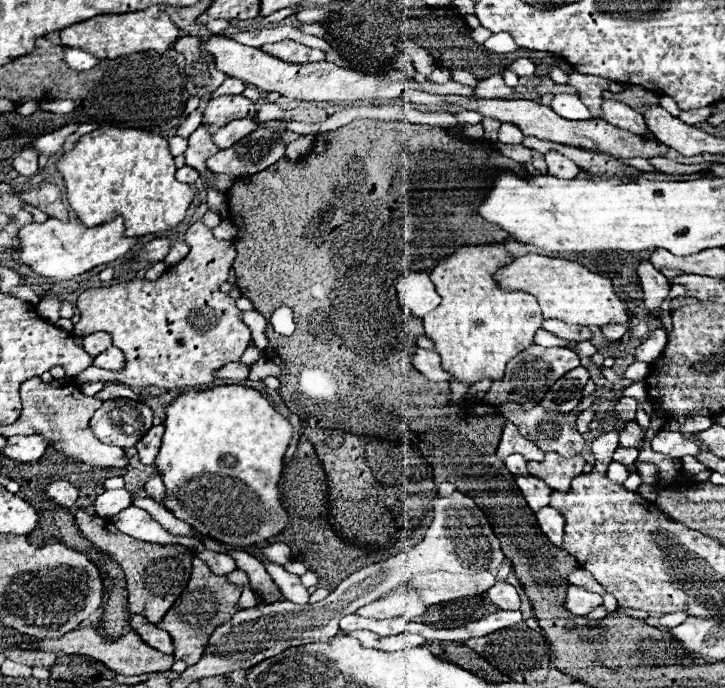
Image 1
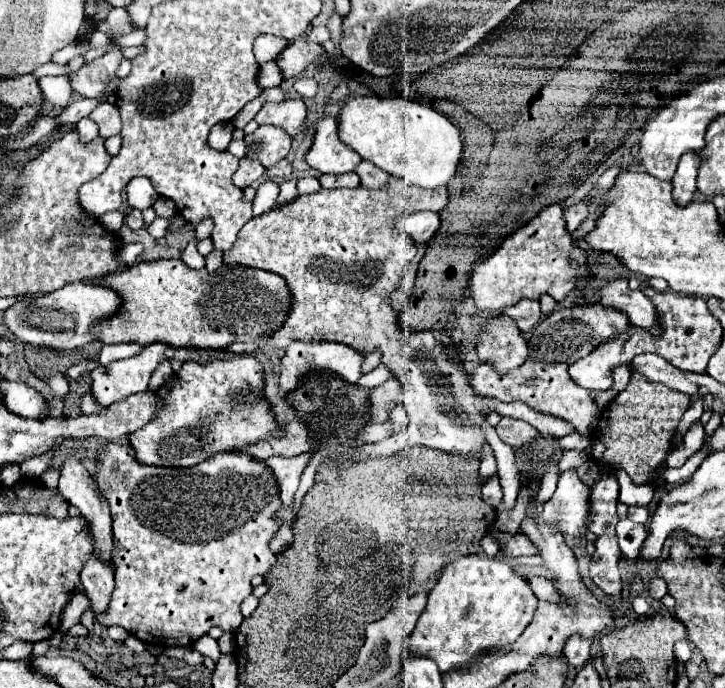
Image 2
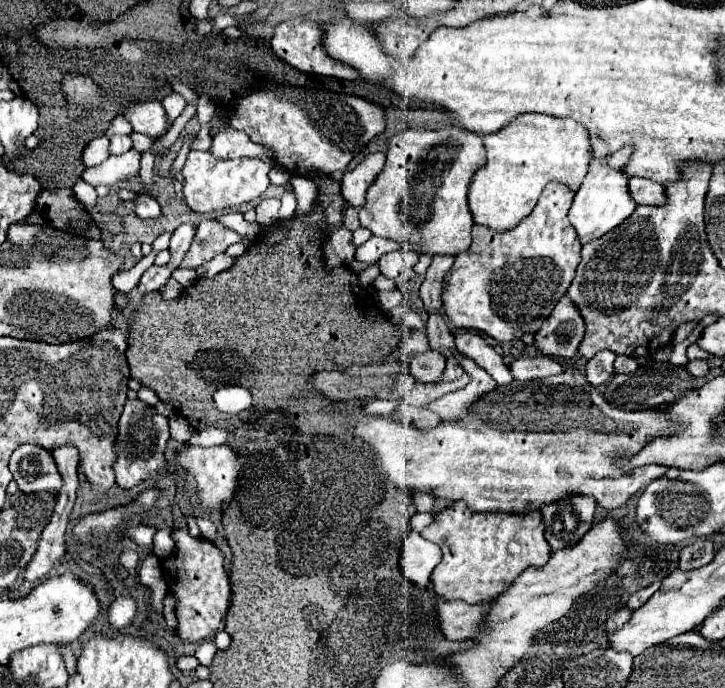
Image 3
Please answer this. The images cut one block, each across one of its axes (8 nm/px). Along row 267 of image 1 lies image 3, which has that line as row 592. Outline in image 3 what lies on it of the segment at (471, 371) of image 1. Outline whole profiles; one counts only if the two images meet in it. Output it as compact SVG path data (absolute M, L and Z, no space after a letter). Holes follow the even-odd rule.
M454 502L434 512L434 520L422 530L422 536L438 544L444 554L432 572L432 590L446 600L464 600L468 604L498 598L526 568L544 566L552 554L544 538L542 514L536 508L528 508L526 514L470 512L464 502Z

